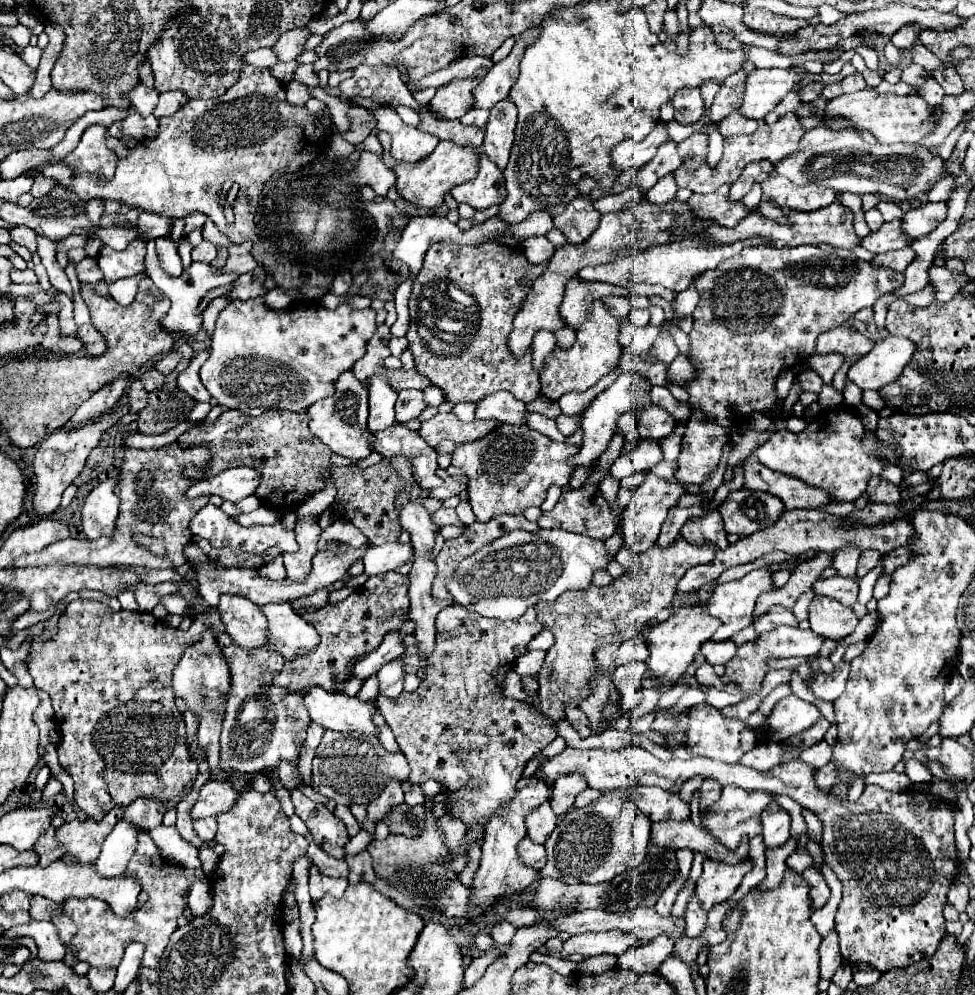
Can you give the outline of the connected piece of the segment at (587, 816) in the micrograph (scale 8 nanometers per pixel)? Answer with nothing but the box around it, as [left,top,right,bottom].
[541,786,651,884]

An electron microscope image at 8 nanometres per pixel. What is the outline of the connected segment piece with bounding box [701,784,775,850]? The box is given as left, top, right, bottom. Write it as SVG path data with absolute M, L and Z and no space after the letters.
M723 786L721 790L721 798L715 802L713 810L701 816L701 824L705 828L707 834L711 834L719 844L723 844L727 850L735 850L741 836L757 836L761 832L761 812L775 802L773 794L765 794L765 792L757 792L757 790L743 790L739 786Z

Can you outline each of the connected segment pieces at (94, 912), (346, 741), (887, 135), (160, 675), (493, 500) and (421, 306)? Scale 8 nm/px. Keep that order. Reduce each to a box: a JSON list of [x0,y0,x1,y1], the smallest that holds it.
[[29,832,197,968],[313,730,409,804],[827,88,937,144],[29,600,225,818],[453,424,579,522],[407,244,547,404]]

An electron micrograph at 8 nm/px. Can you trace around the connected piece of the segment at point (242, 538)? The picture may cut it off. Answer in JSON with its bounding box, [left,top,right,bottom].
[191,504,298,552]

